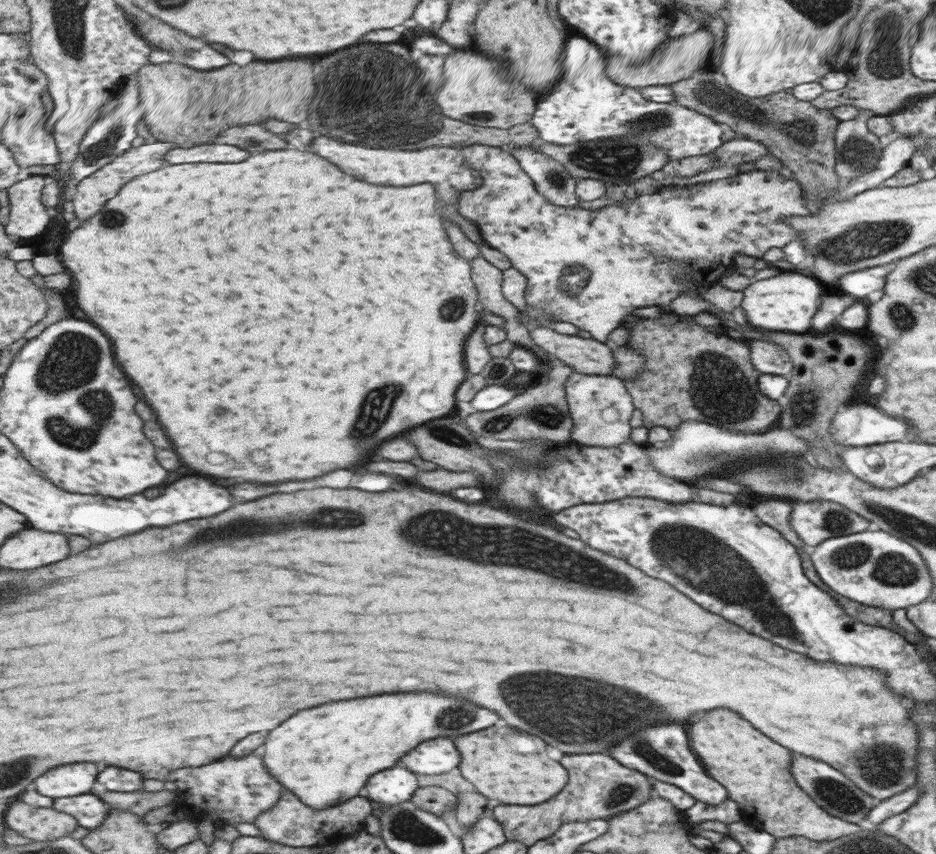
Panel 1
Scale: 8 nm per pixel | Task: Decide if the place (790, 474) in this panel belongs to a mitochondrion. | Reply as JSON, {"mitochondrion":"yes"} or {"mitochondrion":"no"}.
{"mitochondrion":"yes"}

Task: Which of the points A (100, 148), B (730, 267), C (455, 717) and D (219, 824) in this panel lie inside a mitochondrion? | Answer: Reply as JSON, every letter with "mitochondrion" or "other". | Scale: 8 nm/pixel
{"A":"mitochondrion","B":"other","C":"mitochondrion","D":"other"}

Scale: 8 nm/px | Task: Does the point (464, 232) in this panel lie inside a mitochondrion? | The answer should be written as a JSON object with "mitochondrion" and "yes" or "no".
{"mitochondrion":"no"}

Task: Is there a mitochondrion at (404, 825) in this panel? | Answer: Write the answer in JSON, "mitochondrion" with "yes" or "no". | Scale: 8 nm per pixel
{"mitochondrion":"yes"}

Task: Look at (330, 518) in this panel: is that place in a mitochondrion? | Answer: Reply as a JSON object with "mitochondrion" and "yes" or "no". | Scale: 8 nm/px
{"mitochondrion":"yes"}

